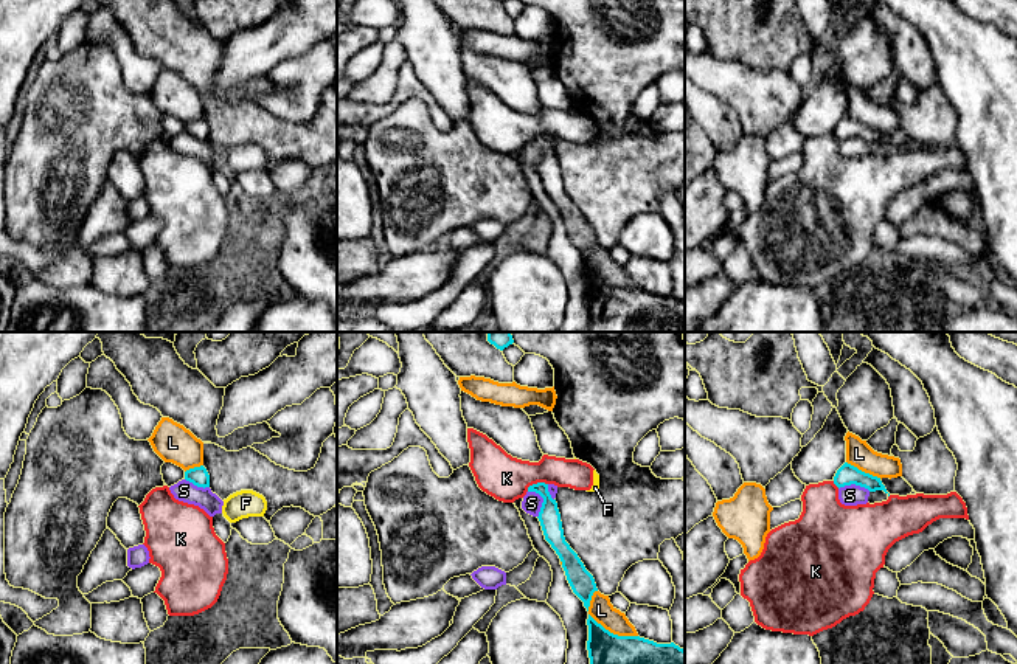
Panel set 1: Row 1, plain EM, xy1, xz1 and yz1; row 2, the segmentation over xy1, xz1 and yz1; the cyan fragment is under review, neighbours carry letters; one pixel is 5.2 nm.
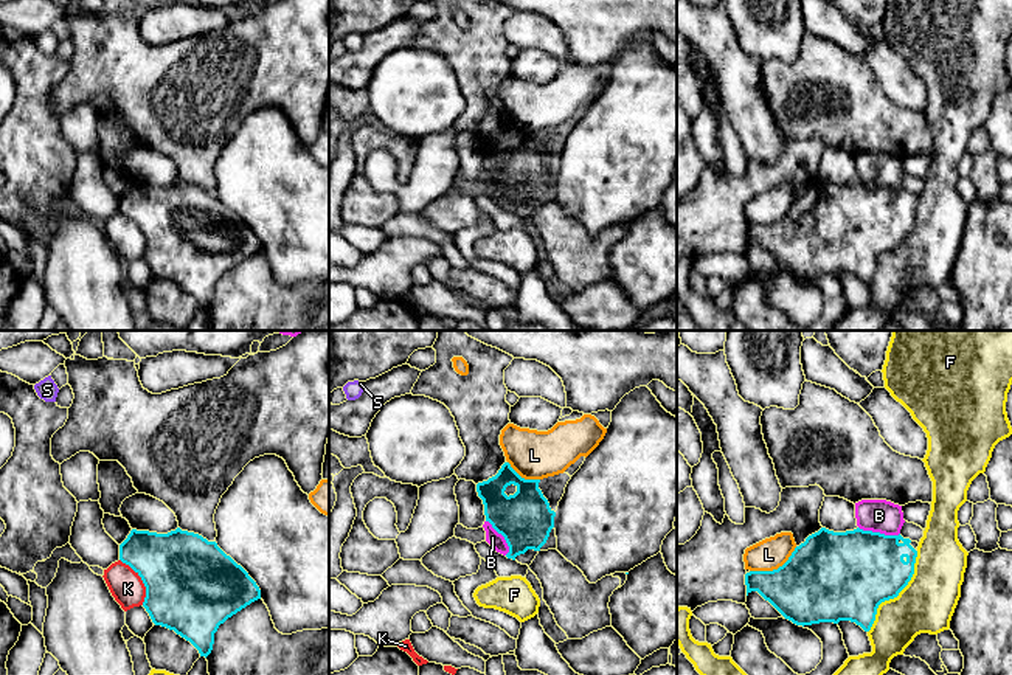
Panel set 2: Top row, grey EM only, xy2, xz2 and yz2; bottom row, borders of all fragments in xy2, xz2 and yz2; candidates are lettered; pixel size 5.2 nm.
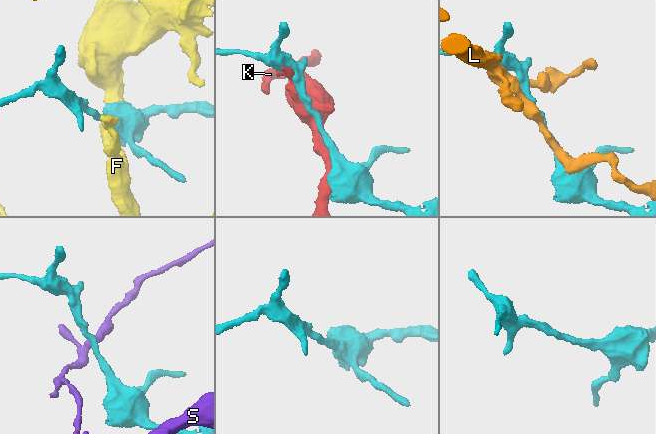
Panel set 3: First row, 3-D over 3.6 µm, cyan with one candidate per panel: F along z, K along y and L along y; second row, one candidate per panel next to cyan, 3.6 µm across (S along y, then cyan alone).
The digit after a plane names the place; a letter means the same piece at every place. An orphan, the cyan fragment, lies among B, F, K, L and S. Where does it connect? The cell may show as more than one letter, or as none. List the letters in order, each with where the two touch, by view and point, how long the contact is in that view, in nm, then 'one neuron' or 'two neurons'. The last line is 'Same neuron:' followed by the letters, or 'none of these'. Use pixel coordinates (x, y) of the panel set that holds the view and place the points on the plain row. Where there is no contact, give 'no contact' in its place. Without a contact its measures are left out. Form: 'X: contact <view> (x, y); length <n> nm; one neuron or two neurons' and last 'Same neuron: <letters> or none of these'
B: contact yz2 (879, 185); length 220 nm; two neurons
F: contact yz2 (896, 249); length 500 nm; two neurons
K: contact xy2 (142, 231); length 260 nm; two neurons
L: contact yz2 (775, 222); length 280 nm; two neurons
S: contact xz1 (544, 154); length 150 nm; two neurons
Same neuron: none of these

